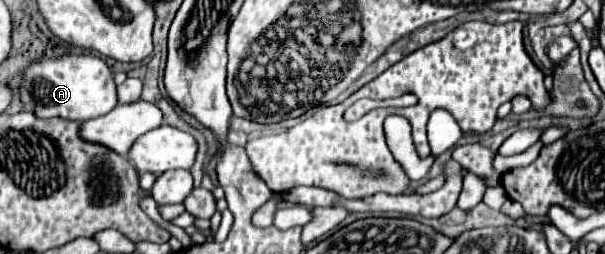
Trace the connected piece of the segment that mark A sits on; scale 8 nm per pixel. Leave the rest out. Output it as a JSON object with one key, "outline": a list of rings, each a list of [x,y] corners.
{"outline":[[[63,55],[59,59],[41,59],[23,71],[19,87],[23,109],[33,107],[37,117],[63,117],[69,121],[87,121],[101,117],[117,105],[117,85],[107,63],[95,55]]]}

